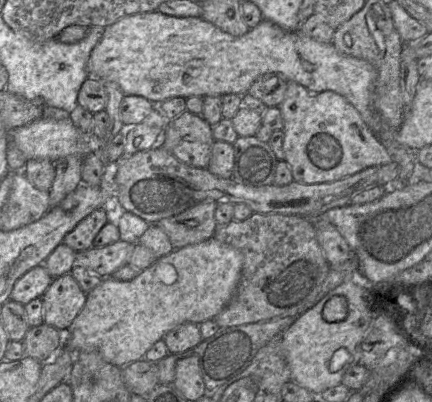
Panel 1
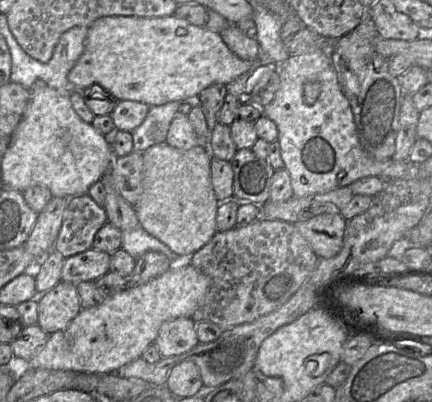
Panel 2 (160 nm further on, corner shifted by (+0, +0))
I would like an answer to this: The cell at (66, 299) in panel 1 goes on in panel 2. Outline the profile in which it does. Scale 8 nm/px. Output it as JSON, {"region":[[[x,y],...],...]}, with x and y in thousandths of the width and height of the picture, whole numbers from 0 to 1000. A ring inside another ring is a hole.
{"region":[[[139,699],[100,731],[88,731],[90,813],[111,833],[146,821],[190,769],[178,706]]]}

